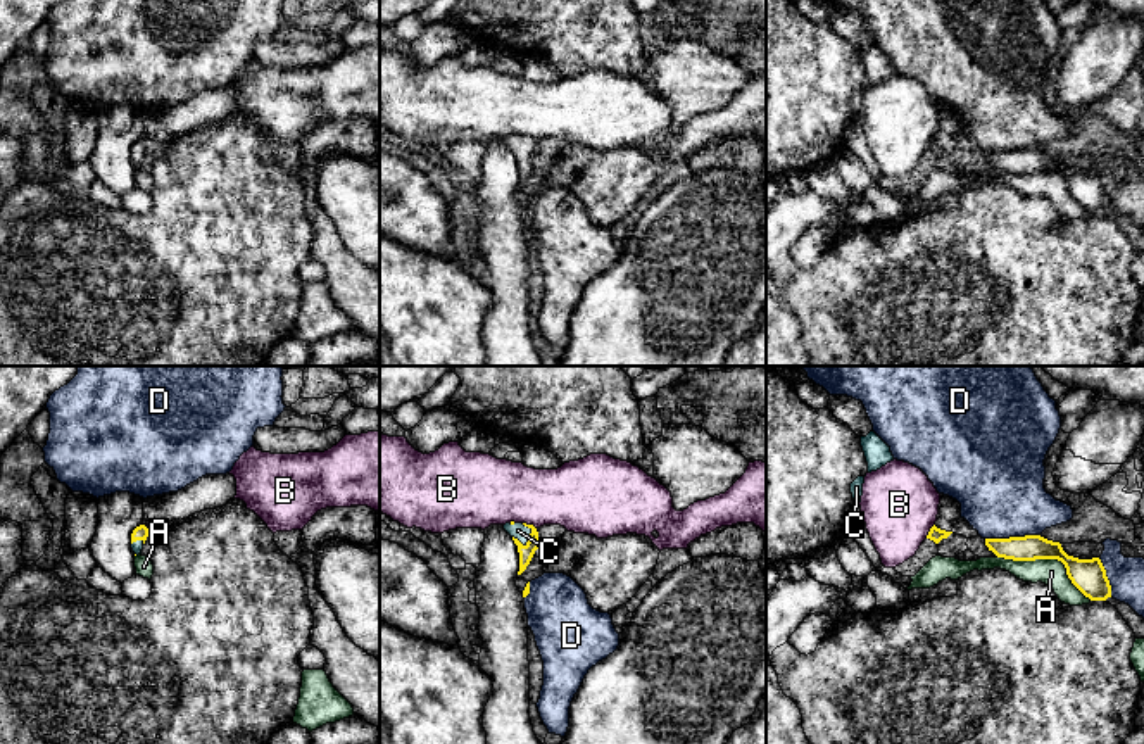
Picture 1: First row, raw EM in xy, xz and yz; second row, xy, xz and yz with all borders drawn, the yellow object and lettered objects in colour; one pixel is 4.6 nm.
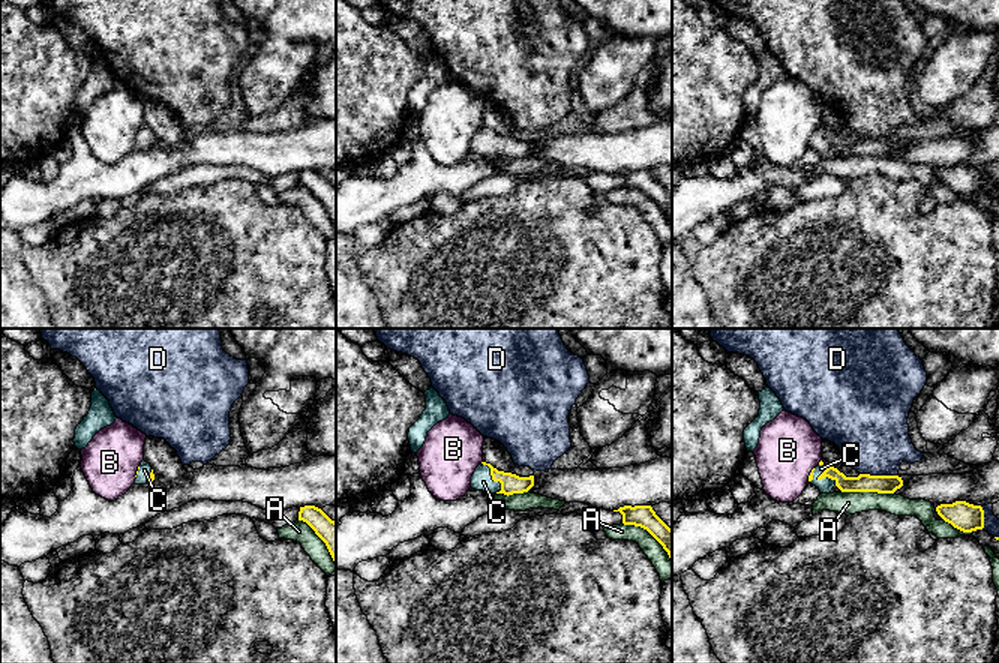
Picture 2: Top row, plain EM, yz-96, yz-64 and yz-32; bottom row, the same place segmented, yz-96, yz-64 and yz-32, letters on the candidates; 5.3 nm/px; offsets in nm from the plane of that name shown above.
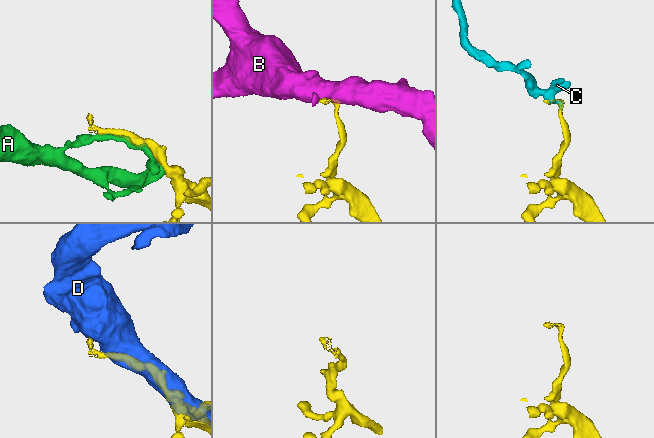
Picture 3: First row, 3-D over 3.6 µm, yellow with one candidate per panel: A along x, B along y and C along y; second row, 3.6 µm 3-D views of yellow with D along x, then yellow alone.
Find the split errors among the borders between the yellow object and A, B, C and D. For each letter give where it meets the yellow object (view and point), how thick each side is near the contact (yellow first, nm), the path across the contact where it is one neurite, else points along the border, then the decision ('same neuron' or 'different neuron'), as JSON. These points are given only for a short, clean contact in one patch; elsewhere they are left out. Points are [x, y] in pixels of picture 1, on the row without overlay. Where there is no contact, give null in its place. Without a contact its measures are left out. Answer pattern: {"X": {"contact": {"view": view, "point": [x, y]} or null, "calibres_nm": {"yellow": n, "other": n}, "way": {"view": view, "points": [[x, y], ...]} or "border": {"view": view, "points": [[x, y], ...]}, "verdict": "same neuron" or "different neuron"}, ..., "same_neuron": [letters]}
{"A": {"contact": {"view": "yz", "point": [1049, 171]}, "calibres_nm": {"yellow": 160, "other": 130}, "verdict": "different neuron"}, "B": {"contact": {"view": "yz", "point": [930, 144]}, "calibres_nm": {"yellow": 70, "other": 360}, "verdict": "different neuron"}, "C": {"contact": {"view": "xz", "point": [530, 147]}, "calibres_nm": {"yellow": 70, "other": 80}, "way": {"view": "xz", "points": [[527, 164], [530, 147], [518, 144]]}, "verdict": "same neuron"}, "D": {"contact": {"view": "yz", "point": [1013, 151]}, "calibres_nm": {"yellow": 120, "other": 400}, "verdict": "different neuron"}, "same_neuron": ["C"]}

